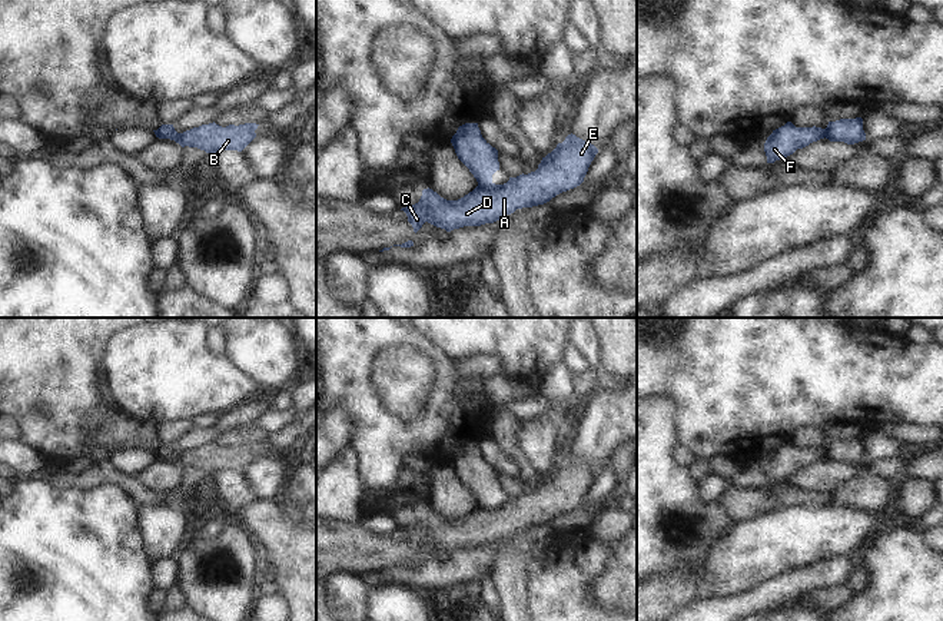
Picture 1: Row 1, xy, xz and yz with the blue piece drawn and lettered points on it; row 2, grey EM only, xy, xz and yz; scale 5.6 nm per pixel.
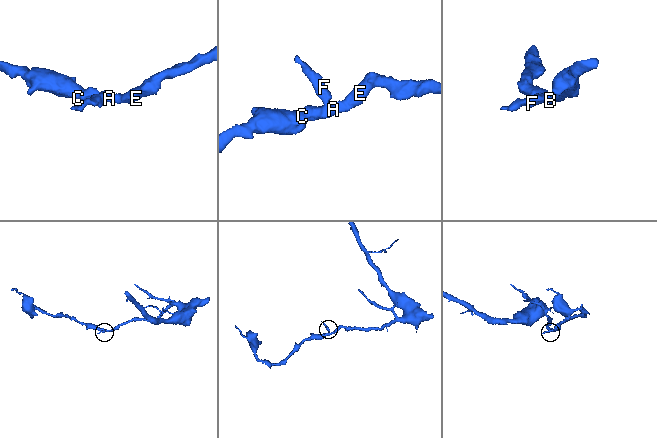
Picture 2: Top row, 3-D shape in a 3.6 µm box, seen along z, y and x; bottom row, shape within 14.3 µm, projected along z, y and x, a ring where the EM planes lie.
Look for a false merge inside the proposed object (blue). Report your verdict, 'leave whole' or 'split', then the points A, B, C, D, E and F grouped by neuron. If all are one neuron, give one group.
split | A B C D E / F

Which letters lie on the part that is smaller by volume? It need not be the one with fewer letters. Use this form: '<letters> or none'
F

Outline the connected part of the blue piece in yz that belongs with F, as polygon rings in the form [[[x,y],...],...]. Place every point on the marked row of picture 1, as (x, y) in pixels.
[[[791,122],[773,130],[764,143],[767,163],[774,163],[783,157],[793,155],[797,149],[803,149],[813,142],[826,137],[826,129],[821,127],[796,127]]]

